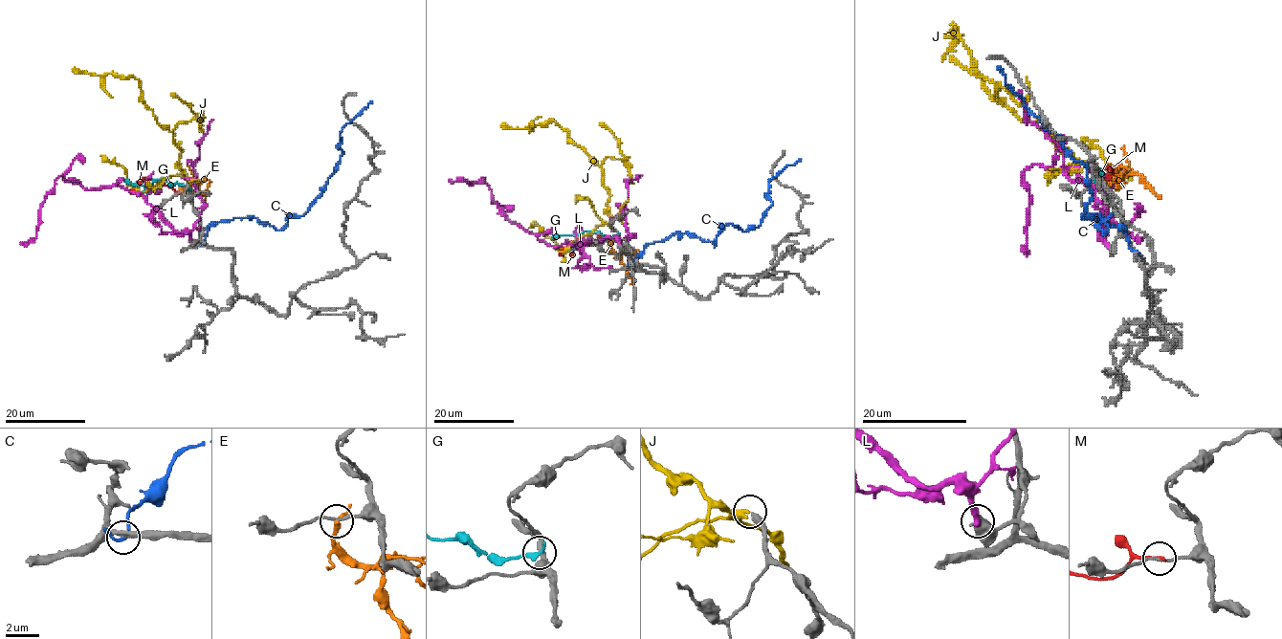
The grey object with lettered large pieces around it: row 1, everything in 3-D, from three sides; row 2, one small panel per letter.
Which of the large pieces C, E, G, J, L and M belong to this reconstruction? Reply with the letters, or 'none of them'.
J

